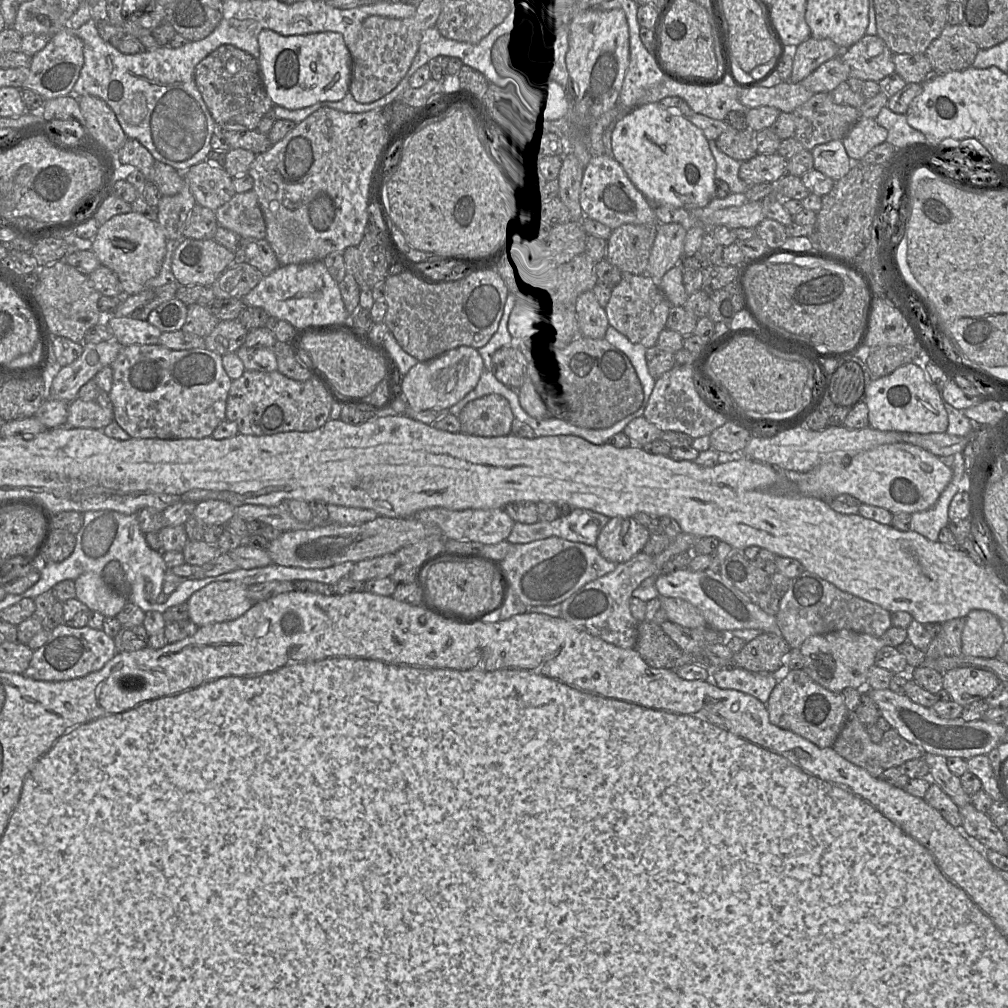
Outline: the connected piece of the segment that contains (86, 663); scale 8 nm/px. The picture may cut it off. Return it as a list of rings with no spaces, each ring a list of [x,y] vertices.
[[[62,623],[50,631],[49,638],[33,657],[25,676],[41,681],[64,681],[85,677],[97,672],[116,654],[114,640],[103,630],[90,628],[74,628]]]

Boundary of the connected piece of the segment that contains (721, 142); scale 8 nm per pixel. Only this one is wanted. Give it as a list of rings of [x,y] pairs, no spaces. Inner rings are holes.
[[[730,129],[722,133],[716,140],[716,146],[727,156],[739,162],[750,160],[756,151],[756,132],[750,129],[738,131]]]

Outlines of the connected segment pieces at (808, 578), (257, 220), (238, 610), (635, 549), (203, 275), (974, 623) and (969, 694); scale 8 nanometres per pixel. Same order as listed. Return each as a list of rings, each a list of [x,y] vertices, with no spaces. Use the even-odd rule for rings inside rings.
[[[804,570],[798,576],[790,579],[787,591],[780,599],[776,621],[780,634],[791,649],[799,648],[810,636],[827,634],[830,632],[847,629],[858,633],[866,633],[875,637],[881,637],[891,625],[891,612],[881,606],[859,598],[853,594],[842,591],[835,585],[824,580],[815,573]]]
[[[253,190],[236,193],[216,211],[218,225],[237,233],[241,238],[266,238],[266,223]]]
[[[235,580],[210,582],[188,599],[189,619],[201,628],[239,618],[253,605],[247,589]]]
[[[617,516],[610,518],[599,533],[596,548],[605,559],[620,564],[642,552],[649,538],[648,528],[634,517]]]
[[[183,238],[172,258],[172,271],[180,285],[203,285],[211,287],[219,275],[236,262],[236,254],[215,239]]]
[[[971,610],[961,636],[962,654],[980,658],[995,658],[1004,643],[1003,627],[989,611]]]
[[[969,666],[943,673],[943,689],[949,693],[951,700],[961,706],[985,699],[999,682],[993,672]]]

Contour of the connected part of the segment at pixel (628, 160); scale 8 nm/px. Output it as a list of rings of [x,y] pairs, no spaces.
[[[658,102],[639,105],[620,115],[612,131],[611,147],[614,159],[651,204],[695,210],[706,207],[715,198],[716,162],[707,138],[688,118],[667,110]]]

